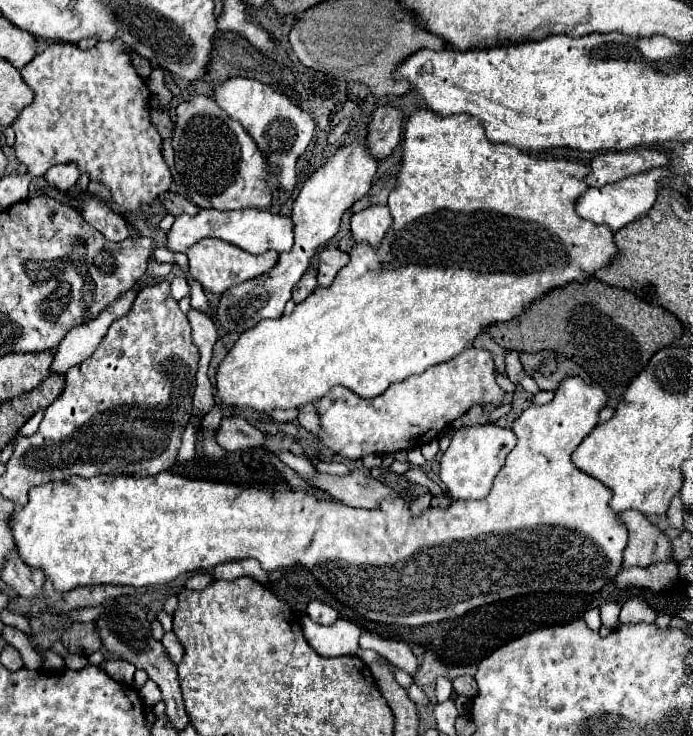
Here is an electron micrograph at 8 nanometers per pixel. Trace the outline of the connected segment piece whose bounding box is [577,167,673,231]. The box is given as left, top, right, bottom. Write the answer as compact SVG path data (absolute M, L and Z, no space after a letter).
M657 167L651 171L639 173L639 175L631 175L619 183L611 183L611 185L603 185L603 187L591 187L577 199L577 213L583 215L585 219L591 219L593 223L599 223L599 225L605 223L613 231L619 231L627 223L645 217L645 213L655 203L655 195L657 195L657 189L661 189L661 181L671 177L671 175L673 173L667 167Z

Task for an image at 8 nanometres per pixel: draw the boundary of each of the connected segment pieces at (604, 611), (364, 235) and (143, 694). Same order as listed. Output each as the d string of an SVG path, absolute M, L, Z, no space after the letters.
M607 601L605 605L601 605L601 625L607 629L615 629L619 625L619 611L621 603Z
M369 205L367 209L351 215L351 231L355 235L355 241L369 243L373 247L379 245L385 231L391 227L393 217L387 209L387 205Z
M149 679L149 681L145 683L145 687L139 689L139 697L143 699L143 703L145 703L147 707L153 707L153 705L161 699L161 691L159 691L157 684Z

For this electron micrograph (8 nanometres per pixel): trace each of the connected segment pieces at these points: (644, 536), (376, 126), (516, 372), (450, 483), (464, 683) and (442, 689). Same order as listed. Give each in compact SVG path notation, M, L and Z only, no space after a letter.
M625 511L621 513L629 529L629 543L625 547L623 567L649 567L655 563L673 561L671 539L657 529L643 513L639 511Z
M379 105L367 121L367 147L377 161L387 159L401 141L403 111L391 105Z
M509 351L507 353L507 357L505 357L505 371L507 371L509 381L517 381L519 375L523 373L523 365L519 361L519 353L517 351Z
M479 423L457 429L451 437L451 445L447 447L447 451L439 461L439 477L445 483L449 495L453 499L467 499L467 501L483 499L489 493L491 481L503 467L505 457L515 447L515 443L517 443L515 433L495 423Z
M463 675L463 677L457 677L455 681L455 691L459 695L467 695L467 697L473 697L477 693L477 681L471 677L471 675Z
M439 677L439 679L437 679L437 693L435 693L437 701L449 699L451 691L453 691L453 683L451 683L447 677Z

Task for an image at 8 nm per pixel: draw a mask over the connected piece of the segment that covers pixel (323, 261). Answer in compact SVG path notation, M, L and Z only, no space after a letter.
M325 247L319 253L319 265L317 265L317 281L321 287L331 285L337 271L349 261L349 255L337 247Z

